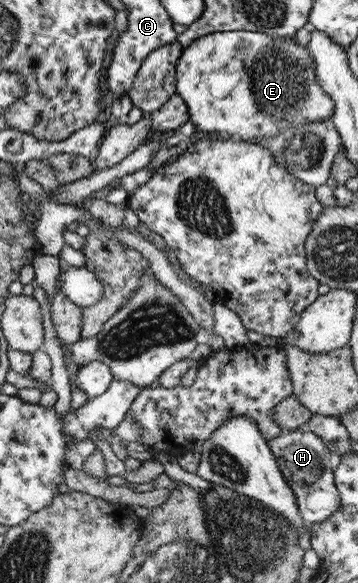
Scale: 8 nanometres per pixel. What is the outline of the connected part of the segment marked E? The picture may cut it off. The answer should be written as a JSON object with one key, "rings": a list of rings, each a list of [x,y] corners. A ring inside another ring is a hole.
{"rings":[[[246,29],[215,31],[214,33],[192,40],[188,46],[182,48],[182,52],[180,52],[178,60],[176,60],[176,66],[174,66],[174,75],[176,75],[175,94],[183,99],[189,115],[189,120],[193,123],[195,129],[213,131],[218,133],[218,135],[223,135],[230,139],[252,141],[254,138],[258,140],[258,138],[264,138],[264,136],[270,138],[270,136],[278,134],[282,128],[299,126],[300,124],[316,122],[318,120],[326,120],[326,118],[331,118],[332,112],[334,112],[334,101],[332,101],[330,95],[316,83],[316,77],[314,77],[314,63],[312,63],[312,57],[310,57],[310,53],[308,53],[308,47],[298,45],[295,37],[292,37],[292,39],[286,39],[286,37],[284,37],[284,40],[282,40],[272,35]]]}

